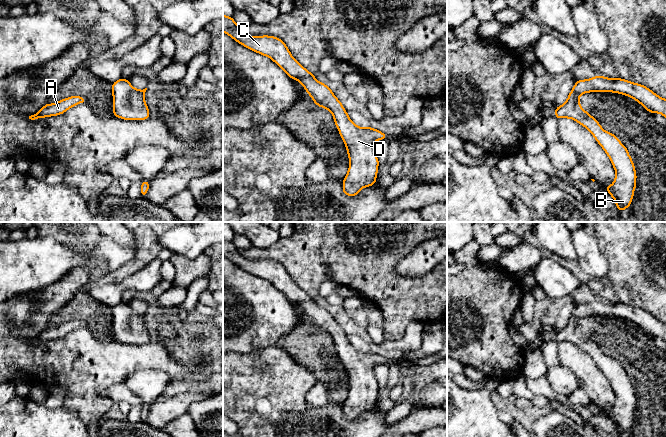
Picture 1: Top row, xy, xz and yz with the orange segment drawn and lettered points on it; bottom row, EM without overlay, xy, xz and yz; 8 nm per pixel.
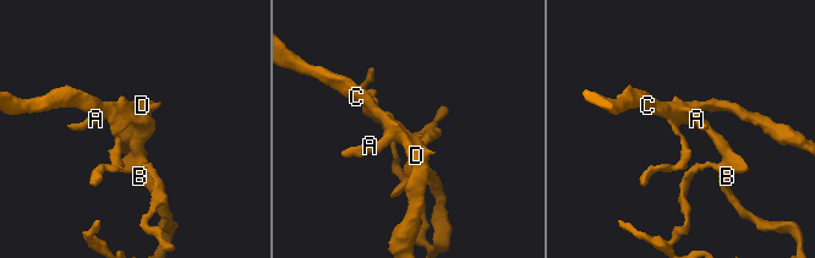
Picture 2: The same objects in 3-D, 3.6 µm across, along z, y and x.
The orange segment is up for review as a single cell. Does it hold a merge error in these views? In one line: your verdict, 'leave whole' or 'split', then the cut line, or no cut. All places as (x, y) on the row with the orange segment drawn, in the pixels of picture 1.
leave whole | no cut

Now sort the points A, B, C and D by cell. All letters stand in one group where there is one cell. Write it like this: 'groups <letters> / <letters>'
groups A B C D

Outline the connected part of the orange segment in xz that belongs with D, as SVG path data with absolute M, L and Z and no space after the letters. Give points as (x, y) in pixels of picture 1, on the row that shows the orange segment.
M223 14L223 32L241 45L271 58L291 79L298 80L317 106L329 110L343 139L348 156L349 170L343 180L343 193L356 196L363 187L376 183L378 158L374 152L376 140L387 135L372 128L356 126L332 90L316 80L314 75L300 65L291 55L285 43L273 36L252 37L243 33L233 17Z

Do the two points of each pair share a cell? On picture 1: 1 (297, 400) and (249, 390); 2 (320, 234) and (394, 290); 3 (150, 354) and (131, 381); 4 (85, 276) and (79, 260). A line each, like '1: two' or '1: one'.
1: one
2: one
3: two
4: two

